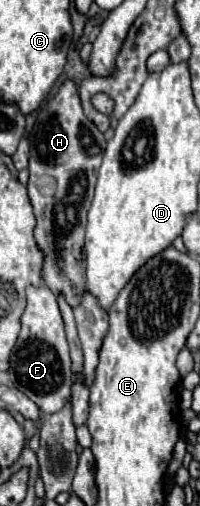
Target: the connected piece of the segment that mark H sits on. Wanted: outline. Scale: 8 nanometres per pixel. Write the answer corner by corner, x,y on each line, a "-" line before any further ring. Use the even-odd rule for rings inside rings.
66,79
52,101
44,101
38,109
34,135
30,137
28,195
38,221
34,237
38,247
44,251
44,283
54,293
64,293
72,307
80,303
86,289
82,261
86,213
94,197
104,147
104,135
82,111
76,83

